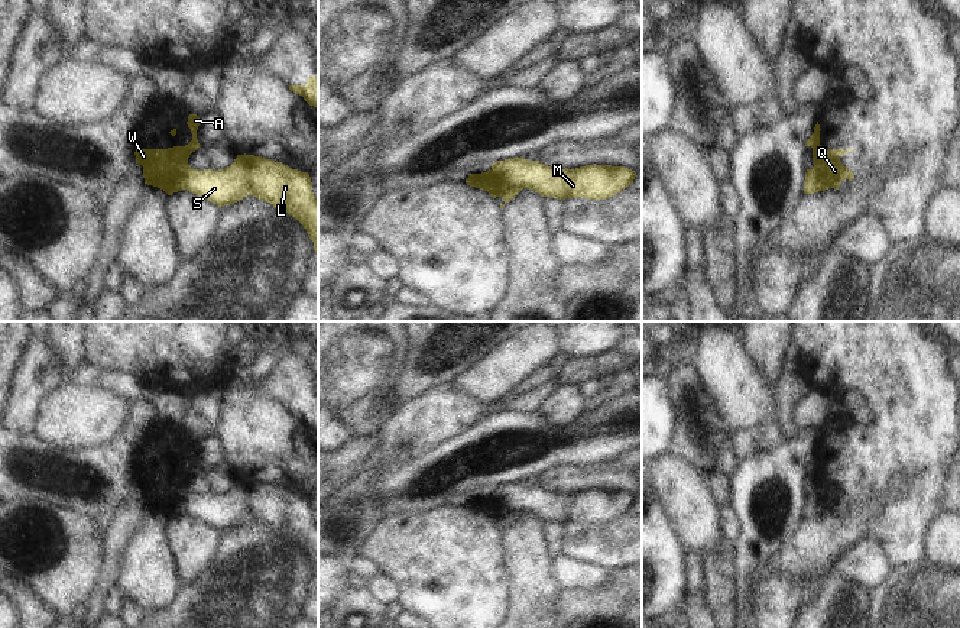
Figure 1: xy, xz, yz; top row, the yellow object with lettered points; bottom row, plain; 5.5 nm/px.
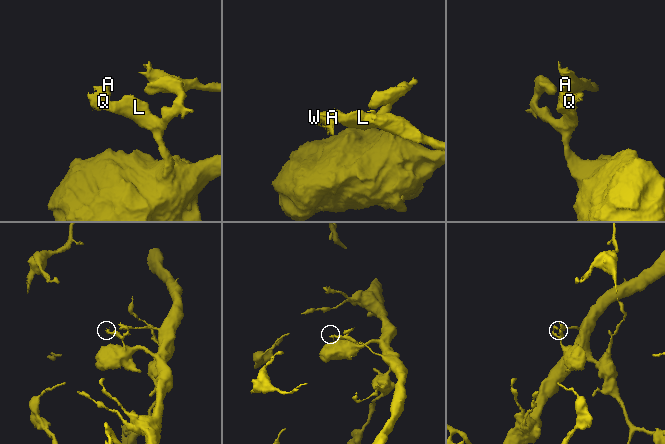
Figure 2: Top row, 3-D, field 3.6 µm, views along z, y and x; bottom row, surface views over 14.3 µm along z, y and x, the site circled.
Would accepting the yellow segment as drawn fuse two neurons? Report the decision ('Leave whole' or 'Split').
Split.

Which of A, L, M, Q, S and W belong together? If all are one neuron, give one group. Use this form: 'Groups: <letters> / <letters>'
Groups: A Q W / L M S.

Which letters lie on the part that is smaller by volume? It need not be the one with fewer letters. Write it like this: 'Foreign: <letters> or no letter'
Foreign: A, Q, W

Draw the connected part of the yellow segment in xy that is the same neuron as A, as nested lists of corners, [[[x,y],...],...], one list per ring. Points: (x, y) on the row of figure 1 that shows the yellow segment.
[[[189,114],[188,127],[192,133],[192,140],[185,146],[173,146],[168,149],[140,149],[136,146],[136,164],[143,166],[145,184],[163,190],[168,195],[182,190],[179,178],[187,169],[188,158],[201,145],[197,139],[200,117]]]

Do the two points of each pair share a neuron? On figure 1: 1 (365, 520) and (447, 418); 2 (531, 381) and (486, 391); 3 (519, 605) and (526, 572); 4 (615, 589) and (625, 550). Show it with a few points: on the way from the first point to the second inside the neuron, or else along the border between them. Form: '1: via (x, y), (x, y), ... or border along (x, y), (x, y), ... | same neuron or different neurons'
1: via (362, 489), (362, 481), (417, 426) | same neuron
2: border along (542, 365), (524, 376), (503, 395), (486, 404) | different neurons
3: via (526, 596), (526, 580) | same neuron
4: border along (626, 566), (610, 570) | different neurons

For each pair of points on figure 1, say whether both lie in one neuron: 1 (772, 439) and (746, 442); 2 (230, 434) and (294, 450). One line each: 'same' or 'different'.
1: same
2: same

